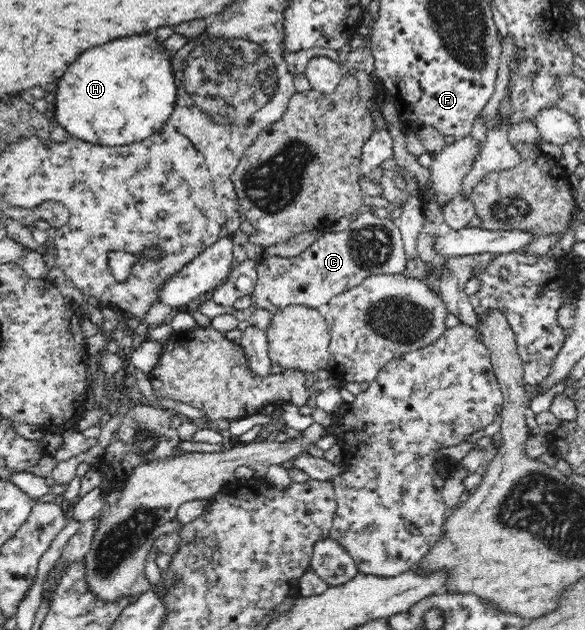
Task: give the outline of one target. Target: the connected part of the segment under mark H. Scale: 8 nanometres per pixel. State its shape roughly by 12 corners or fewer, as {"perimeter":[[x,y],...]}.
{"perimeter":[[94,47],[58,81],[72,138],[134,144],[177,102],[171,51]]}

